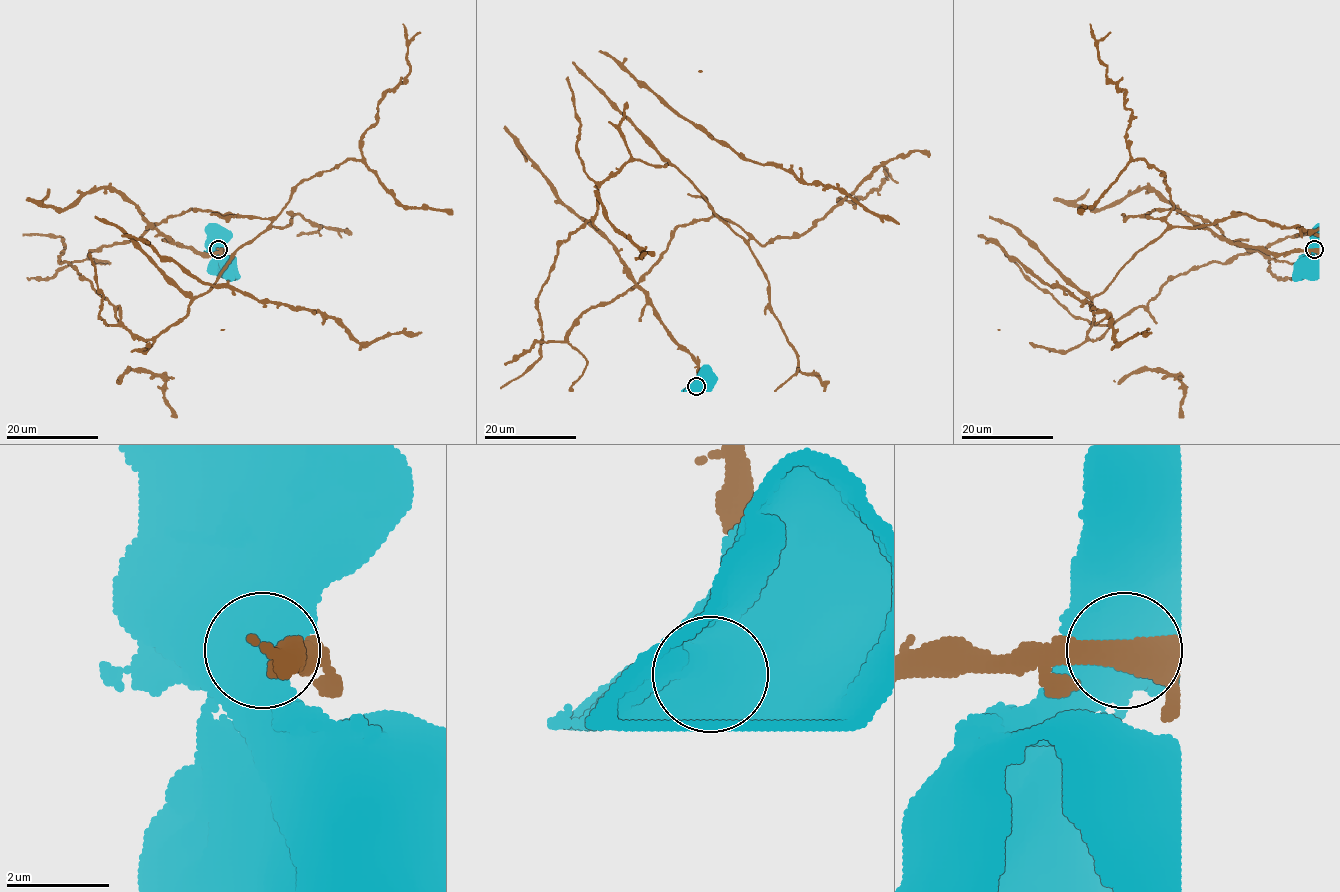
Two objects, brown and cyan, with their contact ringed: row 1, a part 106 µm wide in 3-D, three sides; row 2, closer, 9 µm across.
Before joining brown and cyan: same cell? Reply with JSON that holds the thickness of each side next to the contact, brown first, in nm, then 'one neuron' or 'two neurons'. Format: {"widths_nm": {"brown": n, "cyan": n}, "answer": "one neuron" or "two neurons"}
{"widths_nm": {"brown": 480, "cyan": 850}, "answer": "two neurons"}

